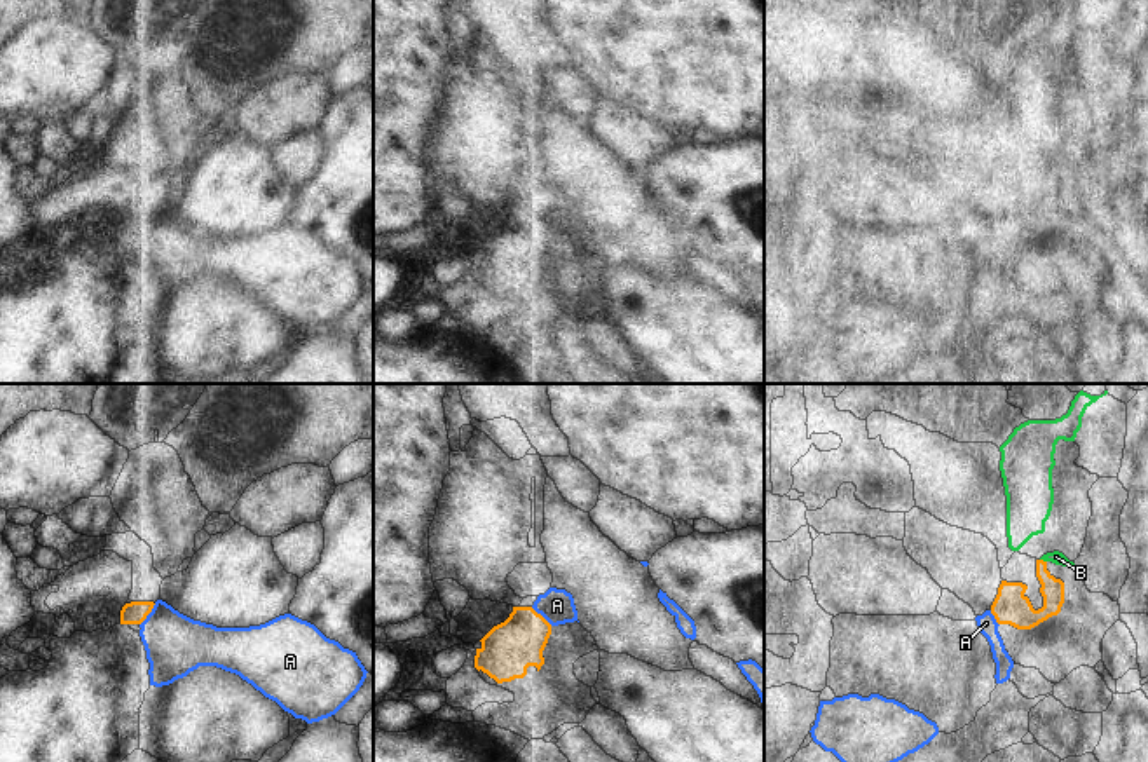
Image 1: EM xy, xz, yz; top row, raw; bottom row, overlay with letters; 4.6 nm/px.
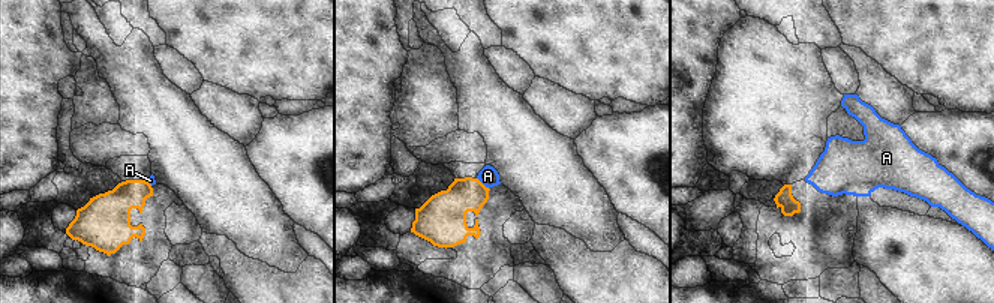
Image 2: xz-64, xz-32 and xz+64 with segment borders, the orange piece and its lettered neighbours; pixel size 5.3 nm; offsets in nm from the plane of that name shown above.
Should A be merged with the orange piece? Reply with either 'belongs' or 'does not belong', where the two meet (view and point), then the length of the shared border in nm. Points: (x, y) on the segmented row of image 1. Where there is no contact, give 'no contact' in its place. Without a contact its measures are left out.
belongs; meets orange in xy at (149, 612); contact 130 nm long

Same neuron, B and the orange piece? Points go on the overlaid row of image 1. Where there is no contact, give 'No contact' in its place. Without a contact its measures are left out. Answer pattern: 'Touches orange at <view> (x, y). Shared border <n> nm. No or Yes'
Touches orange at yz (1042, 560). Shared border 40 nm. No

